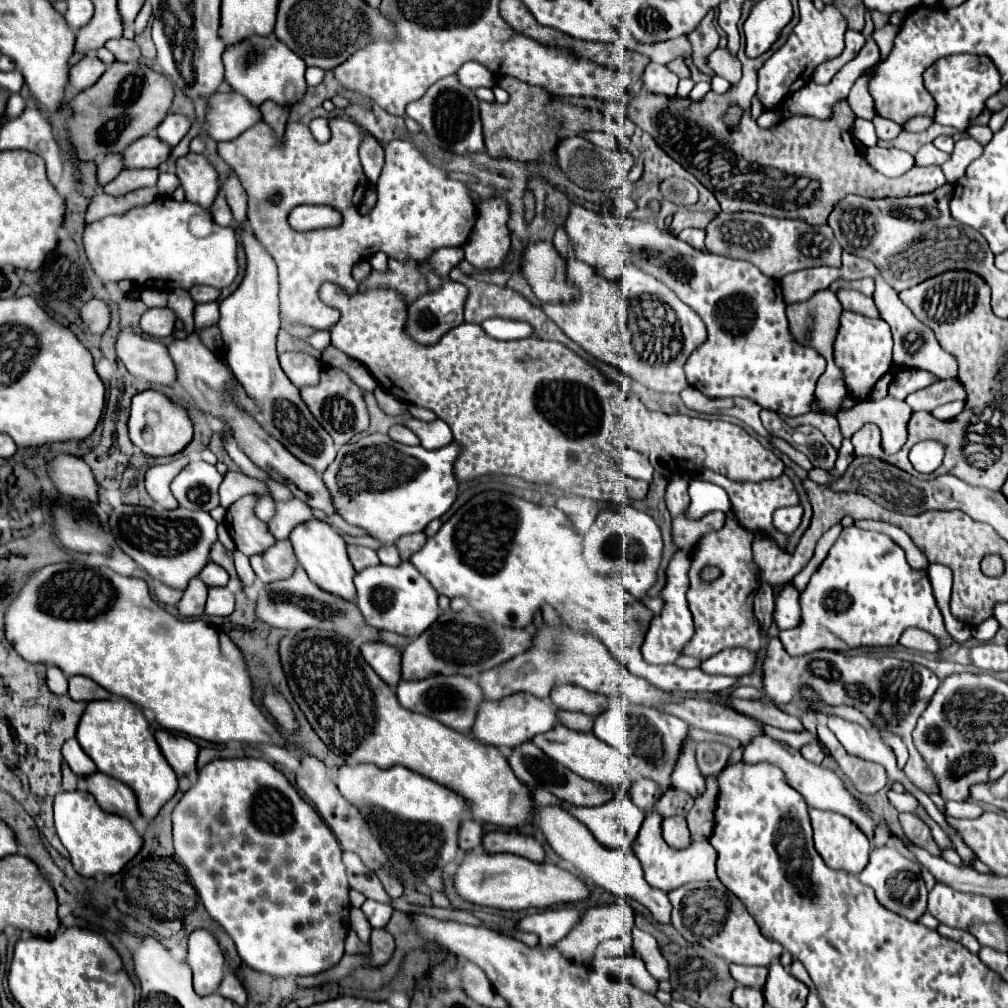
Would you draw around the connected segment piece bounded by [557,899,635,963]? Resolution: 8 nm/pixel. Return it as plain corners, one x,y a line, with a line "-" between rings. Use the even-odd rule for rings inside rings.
625,899
603,907
591,907
585,911
581,925
577,925
569,937
563,937
557,947
573,963
591,963
595,947
601,941
623,937
633,929
633,925
635,913

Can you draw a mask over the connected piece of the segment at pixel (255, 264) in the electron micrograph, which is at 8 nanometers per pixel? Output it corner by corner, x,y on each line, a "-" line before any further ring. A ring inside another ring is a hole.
241,229
241,239
247,253
247,273
237,291
219,305
223,357
231,367
235,379
245,389
245,393
257,403
257,421
263,425
263,429
271,437
281,441
281,445
285,445
285,449
289,449
289,453
293,453
299,461
313,465
317,473
323,473
335,459
337,445
333,443
331,435
319,425
319,421
311,415
311,411
299,395
299,389
283,373
275,351
279,333
277,265
273,257
269,257
267,249
257,241
257,237
249,233
249,229

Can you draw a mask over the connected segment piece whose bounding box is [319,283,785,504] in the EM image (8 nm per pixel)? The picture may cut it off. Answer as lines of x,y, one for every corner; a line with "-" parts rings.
323,283
319,297
325,305
337,307
341,311
339,323
331,329
331,343
337,349
363,363
383,389
391,391
397,385
403,393
401,397
407,403
431,409
439,419
453,427
453,437
463,447
455,463
459,481
467,481
485,473
501,473
517,475
531,483
551,483
559,489
565,489
567,493
605,503
623,504
628,499
640,500
647,495
648,483
626,476
619,467
620,455
631,443
629,431
635,431
635,451
657,453
663,463
677,465
677,461
685,461
685,473
713,469
735,481
763,481
779,477
785,469
783,461
773,451
765,449
743,427
719,419
707,421
679,413
669,415
663,411
649,411
635,393
623,389
615,381
605,379
599,369
557,341
536,337
499,341
489,337
479,325
463,323
447,331
437,343
421,345
405,333
407,303
395,289
369,289
349,295
335,283

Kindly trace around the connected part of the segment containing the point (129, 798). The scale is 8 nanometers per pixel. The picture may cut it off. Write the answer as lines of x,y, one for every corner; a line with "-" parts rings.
95,771
93,775
83,777
87,783
87,791
95,797
97,805
107,813
117,813
129,821
139,817
135,793
121,781

